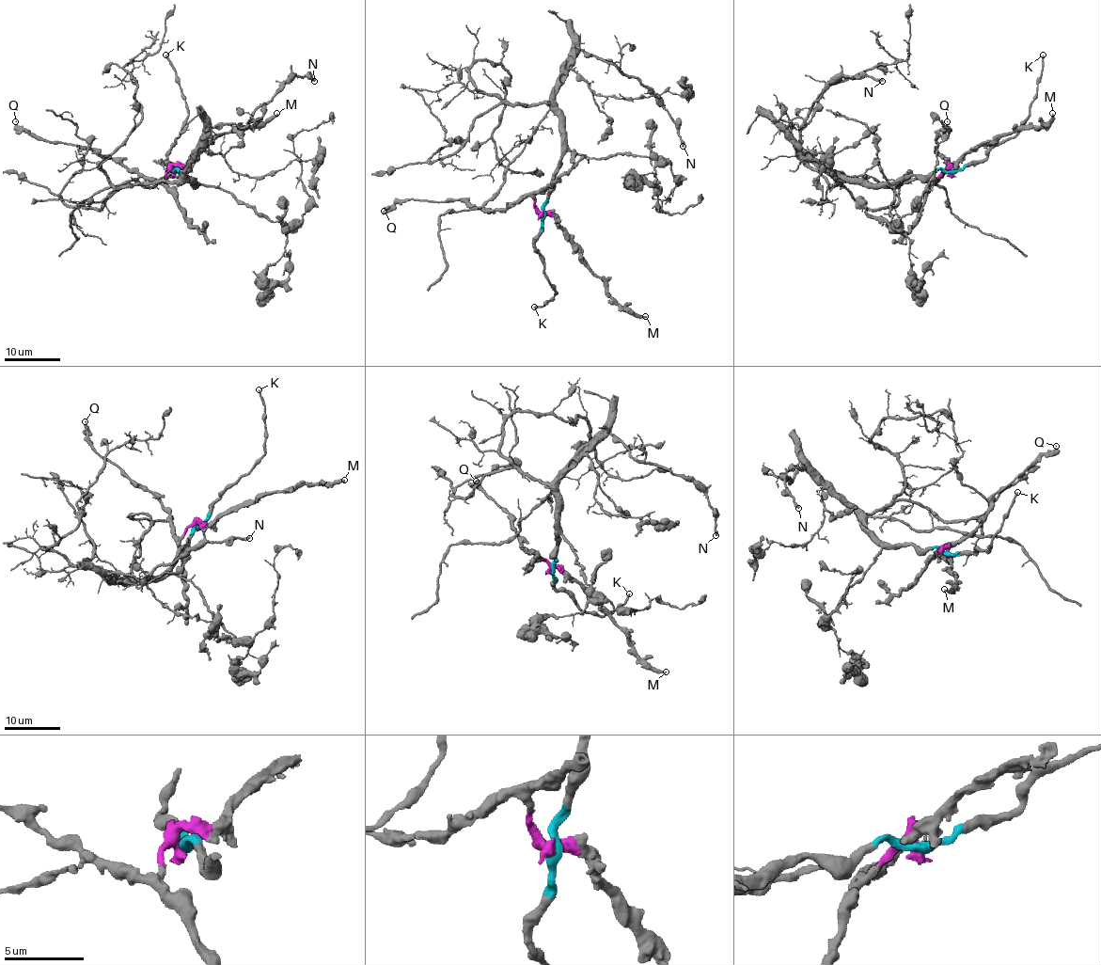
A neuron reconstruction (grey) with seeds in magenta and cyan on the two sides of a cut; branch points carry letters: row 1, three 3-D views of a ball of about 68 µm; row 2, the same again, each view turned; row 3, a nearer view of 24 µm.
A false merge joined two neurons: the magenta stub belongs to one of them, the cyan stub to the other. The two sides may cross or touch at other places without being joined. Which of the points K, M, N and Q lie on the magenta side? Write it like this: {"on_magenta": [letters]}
{"on_magenta": ["M", "Q"]}

